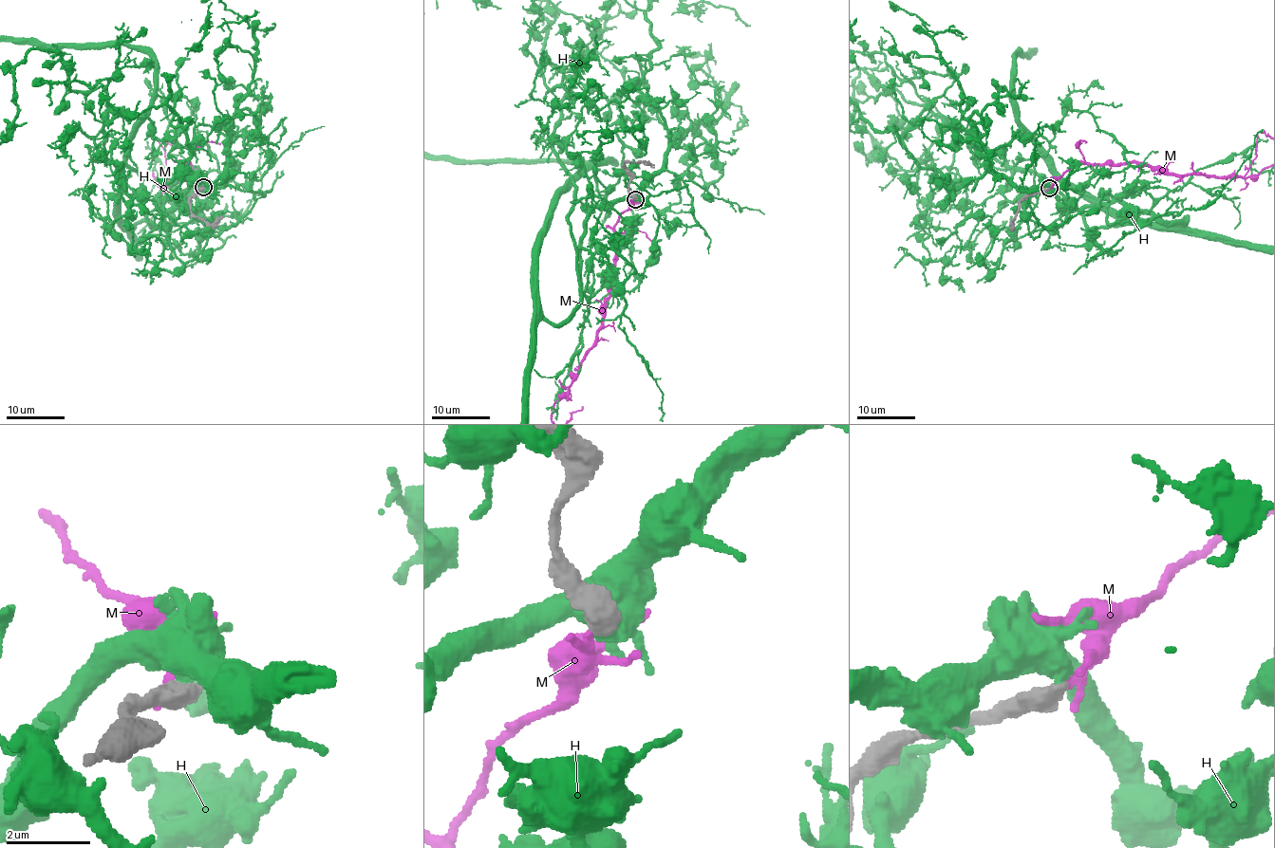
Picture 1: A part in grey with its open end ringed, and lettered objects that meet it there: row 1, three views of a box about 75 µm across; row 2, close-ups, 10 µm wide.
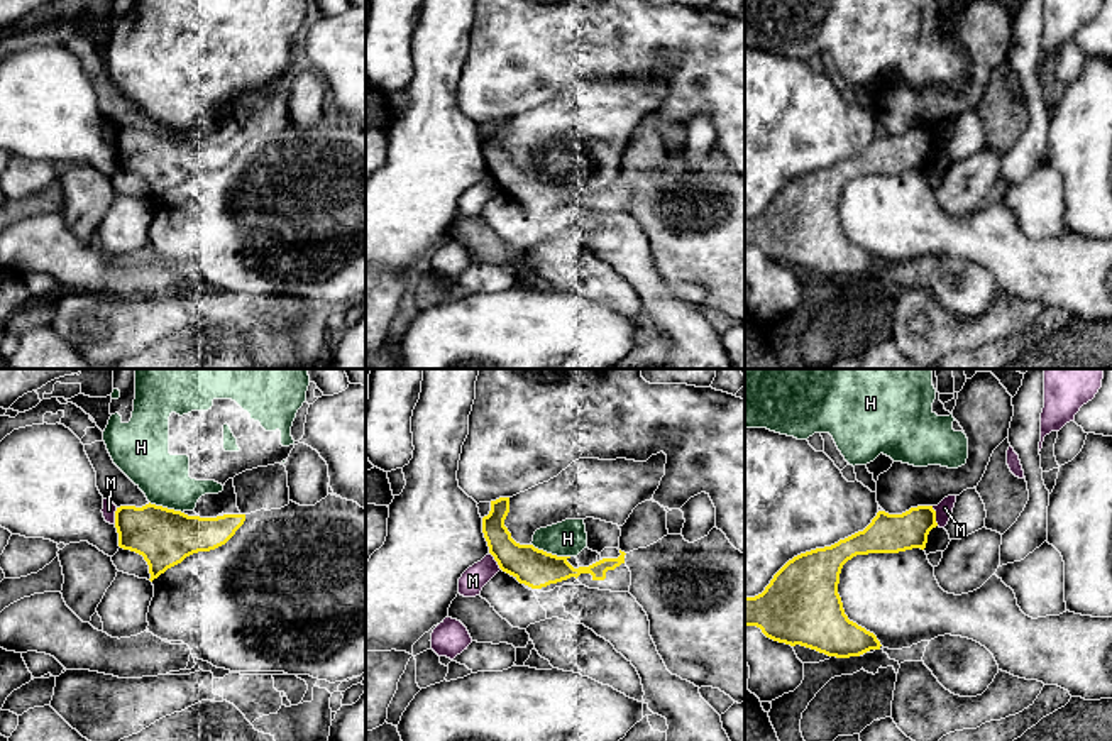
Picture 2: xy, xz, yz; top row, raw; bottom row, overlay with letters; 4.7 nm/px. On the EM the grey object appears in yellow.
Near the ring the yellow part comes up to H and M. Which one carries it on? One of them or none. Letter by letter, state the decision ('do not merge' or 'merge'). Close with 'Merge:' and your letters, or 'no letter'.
H: do not merge
M: do not merge
Merge: no letter

